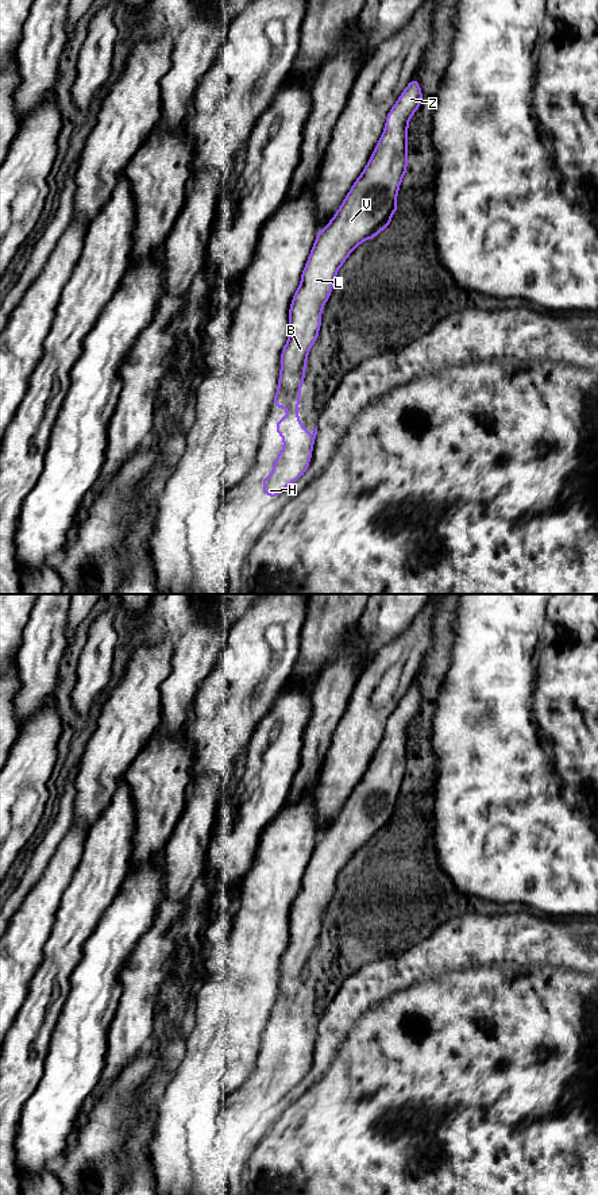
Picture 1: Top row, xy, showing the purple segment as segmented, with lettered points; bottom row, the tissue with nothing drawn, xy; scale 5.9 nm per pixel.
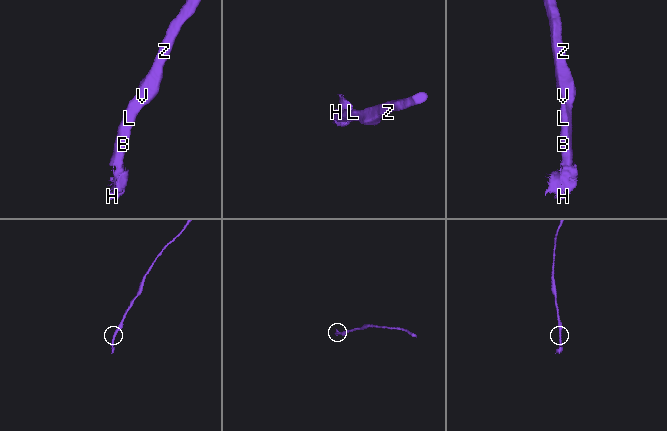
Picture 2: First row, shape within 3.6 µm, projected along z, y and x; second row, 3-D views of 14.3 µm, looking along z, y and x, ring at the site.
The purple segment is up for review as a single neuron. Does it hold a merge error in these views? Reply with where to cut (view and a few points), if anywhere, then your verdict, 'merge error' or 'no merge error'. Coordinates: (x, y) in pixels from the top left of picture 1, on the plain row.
cut none; no merge error

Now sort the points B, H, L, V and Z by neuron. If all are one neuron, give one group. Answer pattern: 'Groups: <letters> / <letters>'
Groups: B H L V Z

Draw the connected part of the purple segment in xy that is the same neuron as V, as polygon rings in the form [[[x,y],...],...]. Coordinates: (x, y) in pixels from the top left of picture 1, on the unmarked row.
[[[413,682],[389,716],[383,739],[366,772],[331,826],[319,834],[302,875],[289,913],[289,942],[281,957],[278,995],[273,1005],[275,1013],[292,1017],[275,1029],[275,1037],[283,1042],[283,1055],[275,1061],[273,1079],[263,1082],[266,1102],[281,1100],[309,1073],[317,1030],[309,1040],[298,1025],[308,959],[319,942],[321,915],[337,875],[358,849],[375,843],[393,828],[390,820],[400,817],[396,805],[408,771],[408,726],[421,705],[420,687]]]

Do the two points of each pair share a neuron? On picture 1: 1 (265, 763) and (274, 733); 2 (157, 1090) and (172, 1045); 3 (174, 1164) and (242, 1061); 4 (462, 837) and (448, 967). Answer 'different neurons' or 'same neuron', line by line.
1: same neuron
2: same neuron
3: same neuron
4: different neurons

